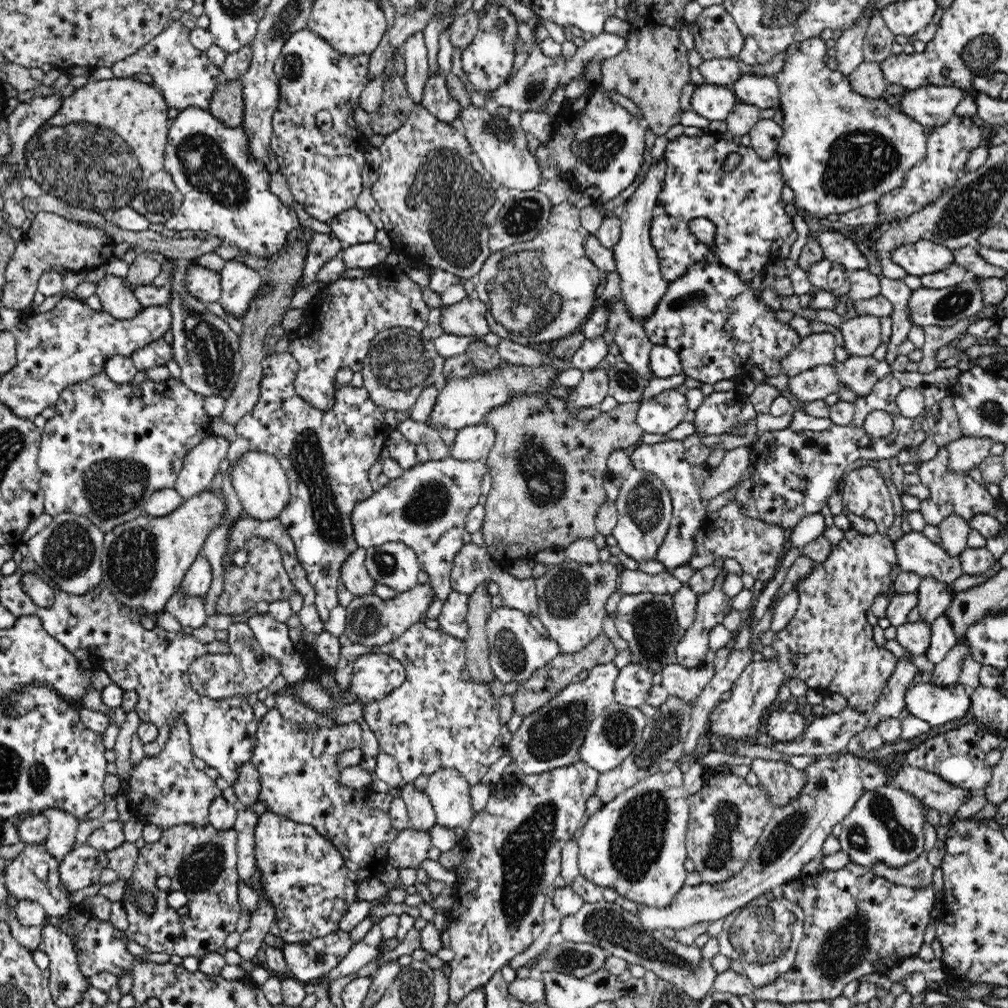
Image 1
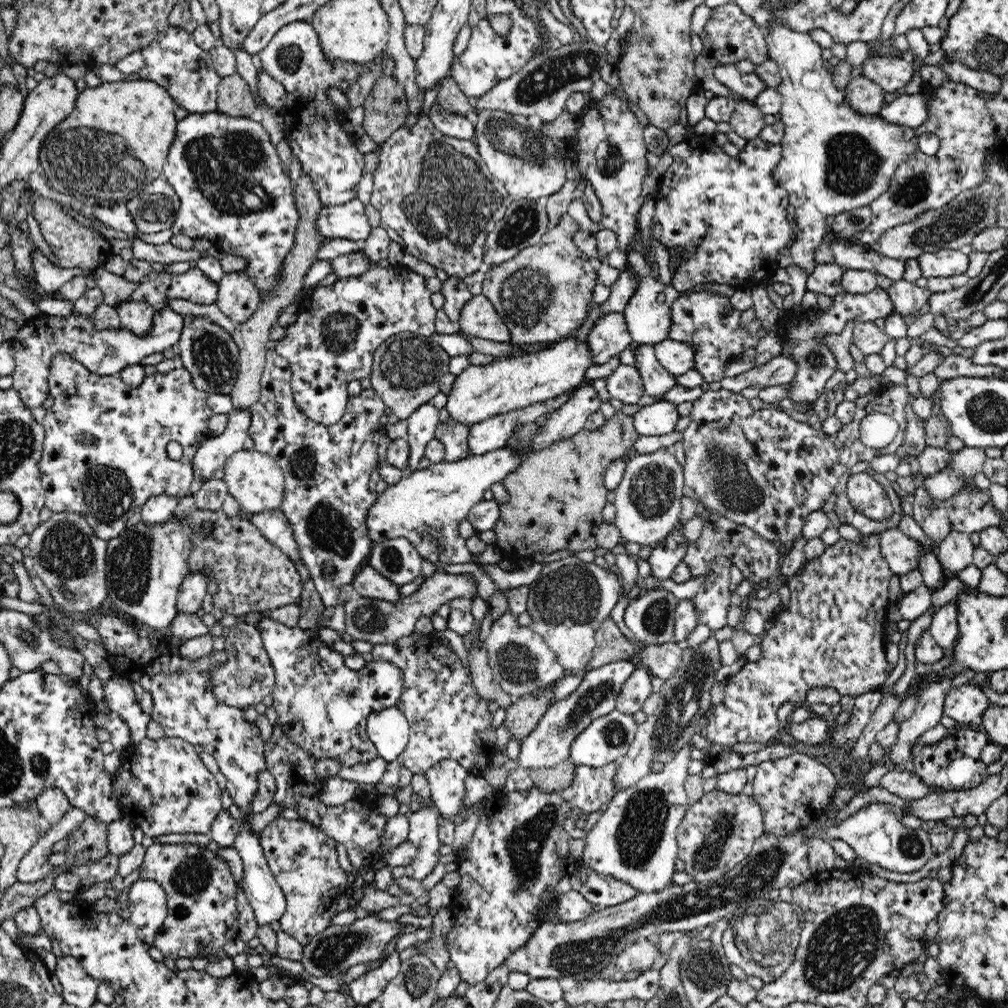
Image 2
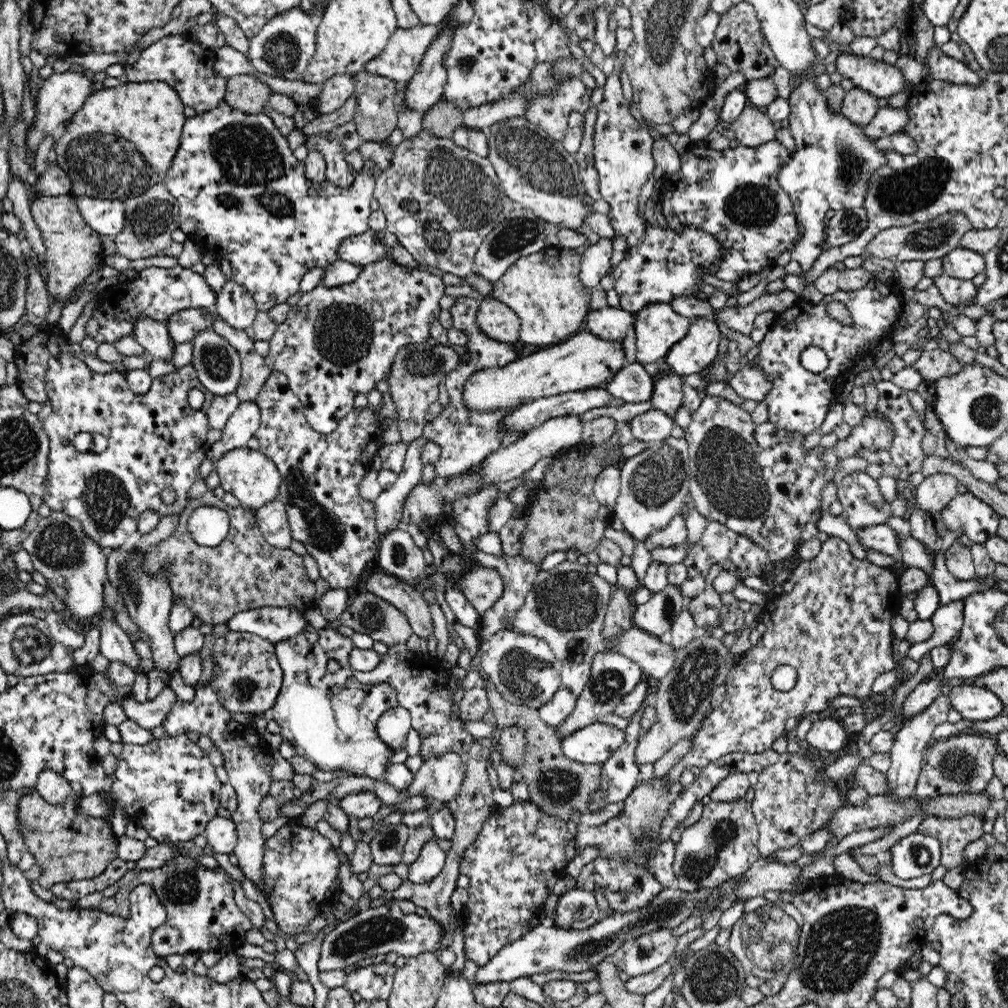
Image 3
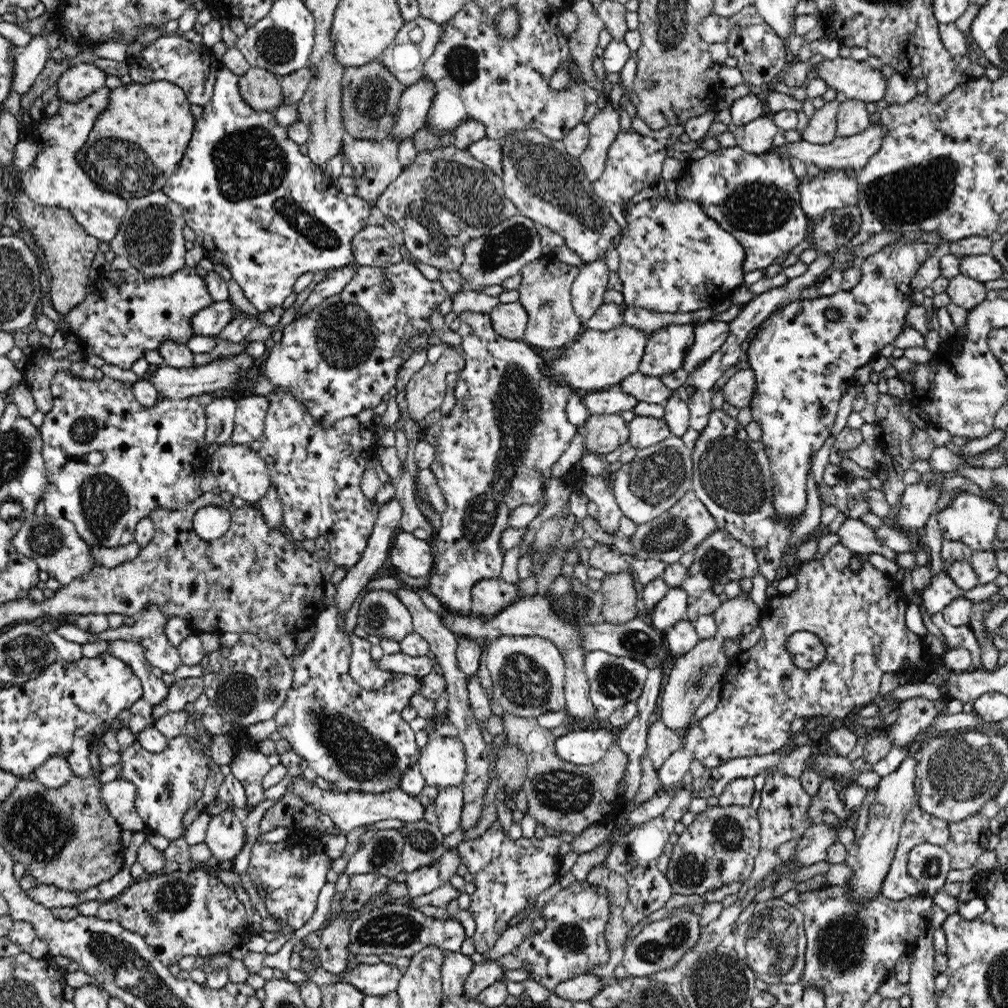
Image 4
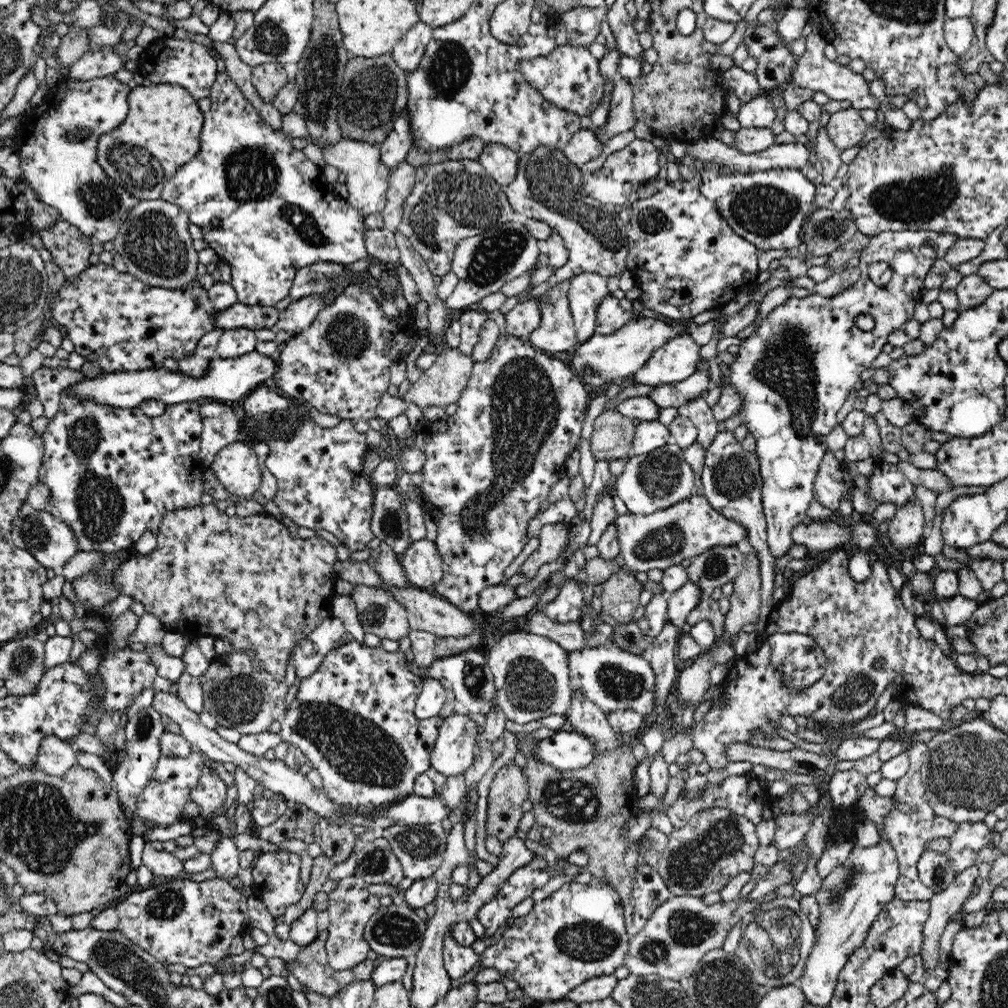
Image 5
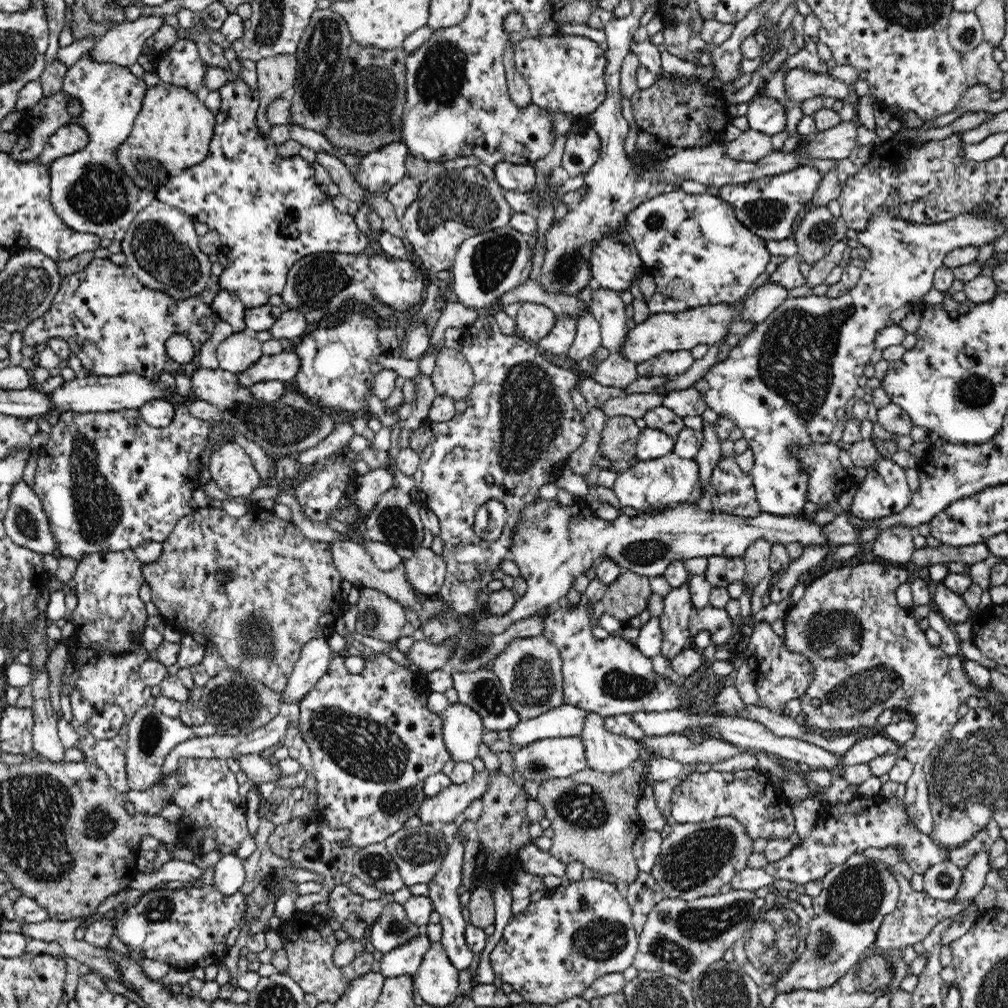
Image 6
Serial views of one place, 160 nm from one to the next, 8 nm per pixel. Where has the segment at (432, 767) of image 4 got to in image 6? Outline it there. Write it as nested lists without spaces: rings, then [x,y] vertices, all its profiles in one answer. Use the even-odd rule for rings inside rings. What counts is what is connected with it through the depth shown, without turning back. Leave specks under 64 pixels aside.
[[[460,702],[448,705],[440,714],[442,738],[450,760],[473,762],[479,756],[482,734],[485,726],[478,713]]]

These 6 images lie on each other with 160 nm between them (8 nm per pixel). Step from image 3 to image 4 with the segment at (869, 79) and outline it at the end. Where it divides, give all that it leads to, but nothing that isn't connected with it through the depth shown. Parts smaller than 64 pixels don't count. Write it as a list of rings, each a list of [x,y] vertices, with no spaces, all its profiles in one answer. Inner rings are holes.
[[[851,57],[814,60],[818,77],[823,78],[830,88],[844,92],[847,98],[857,98],[866,103],[885,98],[888,78],[881,69],[872,68],[867,61],[856,61]]]

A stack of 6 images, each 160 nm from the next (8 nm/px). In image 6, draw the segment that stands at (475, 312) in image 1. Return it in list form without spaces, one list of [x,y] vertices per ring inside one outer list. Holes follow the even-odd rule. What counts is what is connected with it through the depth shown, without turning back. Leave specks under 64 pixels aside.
[[[522,302],[515,318],[517,333],[538,343],[554,327],[556,318],[557,315],[544,305]]]

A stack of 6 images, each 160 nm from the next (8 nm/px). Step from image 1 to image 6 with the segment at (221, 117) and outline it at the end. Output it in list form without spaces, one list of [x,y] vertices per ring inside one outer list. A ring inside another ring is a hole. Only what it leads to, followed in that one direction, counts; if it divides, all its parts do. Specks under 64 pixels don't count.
[[[279,54],[259,60],[256,64],[257,95],[258,95],[258,129],[268,134],[272,124],[268,122],[266,107],[276,98],[293,86],[296,78],[298,61],[296,54]]]

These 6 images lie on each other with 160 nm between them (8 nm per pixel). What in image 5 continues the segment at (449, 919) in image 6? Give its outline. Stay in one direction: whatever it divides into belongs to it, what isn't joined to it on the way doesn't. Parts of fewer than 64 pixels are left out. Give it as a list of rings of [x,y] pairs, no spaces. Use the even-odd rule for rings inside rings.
[[[448,931],[444,938],[443,965],[452,980],[462,978],[466,972],[470,972],[479,962],[479,955],[472,951],[471,947],[461,946],[451,938]]]

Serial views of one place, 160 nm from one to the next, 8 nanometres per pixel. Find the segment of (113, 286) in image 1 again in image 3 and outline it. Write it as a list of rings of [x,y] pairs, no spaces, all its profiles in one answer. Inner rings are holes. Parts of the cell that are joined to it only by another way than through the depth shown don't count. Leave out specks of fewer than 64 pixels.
[[[141,317],[137,319],[133,332],[134,339],[154,357],[154,360],[164,361],[173,358],[175,346],[170,341],[167,326],[161,321]]]

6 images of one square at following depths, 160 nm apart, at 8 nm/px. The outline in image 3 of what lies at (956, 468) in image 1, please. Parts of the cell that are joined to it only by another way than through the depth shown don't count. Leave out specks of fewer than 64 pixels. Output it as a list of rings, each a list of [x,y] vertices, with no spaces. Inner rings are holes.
[[[932,474],[924,477],[917,487],[914,496],[915,508],[928,512],[944,510],[948,503],[958,496],[958,482],[951,474]]]

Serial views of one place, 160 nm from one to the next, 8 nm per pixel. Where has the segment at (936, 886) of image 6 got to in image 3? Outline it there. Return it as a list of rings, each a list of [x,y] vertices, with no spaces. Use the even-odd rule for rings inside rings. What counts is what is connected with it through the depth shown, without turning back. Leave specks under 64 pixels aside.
[[[920,832],[902,838],[887,852],[894,875],[904,880],[931,874],[941,864],[938,840]]]

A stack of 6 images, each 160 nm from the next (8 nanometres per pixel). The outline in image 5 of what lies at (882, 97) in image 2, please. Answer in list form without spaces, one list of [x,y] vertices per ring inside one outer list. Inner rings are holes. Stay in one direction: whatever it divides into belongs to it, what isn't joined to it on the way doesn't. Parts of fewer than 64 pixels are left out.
[[[854,107],[831,114],[827,124],[829,137],[840,150],[855,147],[866,134],[867,124]]]

